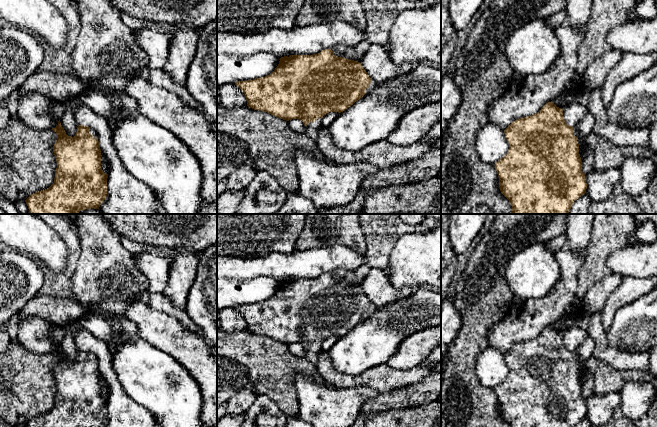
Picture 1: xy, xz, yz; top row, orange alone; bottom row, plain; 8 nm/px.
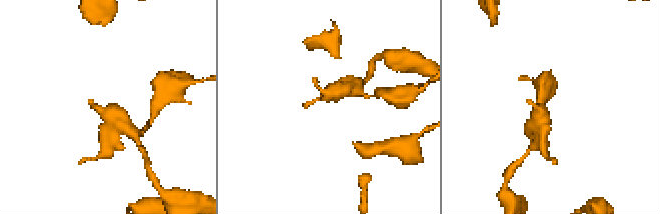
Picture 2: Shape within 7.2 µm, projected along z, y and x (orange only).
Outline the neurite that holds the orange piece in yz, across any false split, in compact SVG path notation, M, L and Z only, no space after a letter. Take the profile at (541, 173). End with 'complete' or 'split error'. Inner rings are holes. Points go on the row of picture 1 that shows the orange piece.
M554 102L546 103L539 112L513 121L505 130L509 143L507 154L496 162L501 193L509 200L512 214L569 214L573 203L586 193L587 183L582 172L579 143L593 133L594 118L588 111L573 126L565 122L563 109Z; split error

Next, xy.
M60 120L55 128L57 140L53 152L57 162L54 183L47 189L30 195L26 204L30 214L78 214L85 209L99 209L107 197L108 174L102 171L101 149L93 128L79 125L74 137L68 136Z; split error

